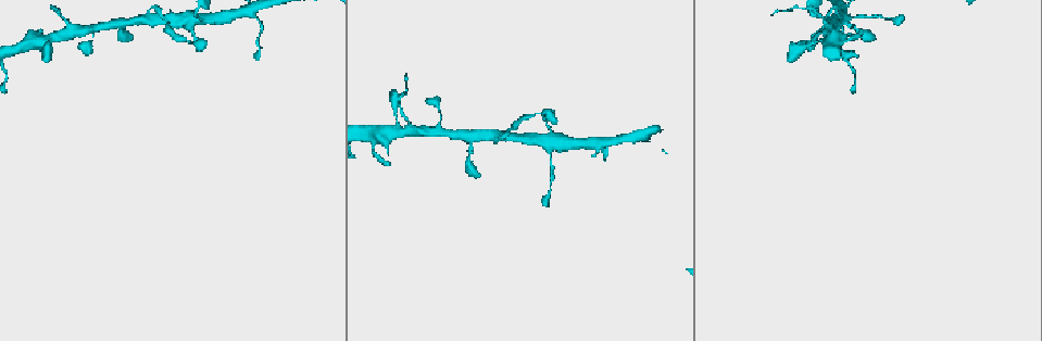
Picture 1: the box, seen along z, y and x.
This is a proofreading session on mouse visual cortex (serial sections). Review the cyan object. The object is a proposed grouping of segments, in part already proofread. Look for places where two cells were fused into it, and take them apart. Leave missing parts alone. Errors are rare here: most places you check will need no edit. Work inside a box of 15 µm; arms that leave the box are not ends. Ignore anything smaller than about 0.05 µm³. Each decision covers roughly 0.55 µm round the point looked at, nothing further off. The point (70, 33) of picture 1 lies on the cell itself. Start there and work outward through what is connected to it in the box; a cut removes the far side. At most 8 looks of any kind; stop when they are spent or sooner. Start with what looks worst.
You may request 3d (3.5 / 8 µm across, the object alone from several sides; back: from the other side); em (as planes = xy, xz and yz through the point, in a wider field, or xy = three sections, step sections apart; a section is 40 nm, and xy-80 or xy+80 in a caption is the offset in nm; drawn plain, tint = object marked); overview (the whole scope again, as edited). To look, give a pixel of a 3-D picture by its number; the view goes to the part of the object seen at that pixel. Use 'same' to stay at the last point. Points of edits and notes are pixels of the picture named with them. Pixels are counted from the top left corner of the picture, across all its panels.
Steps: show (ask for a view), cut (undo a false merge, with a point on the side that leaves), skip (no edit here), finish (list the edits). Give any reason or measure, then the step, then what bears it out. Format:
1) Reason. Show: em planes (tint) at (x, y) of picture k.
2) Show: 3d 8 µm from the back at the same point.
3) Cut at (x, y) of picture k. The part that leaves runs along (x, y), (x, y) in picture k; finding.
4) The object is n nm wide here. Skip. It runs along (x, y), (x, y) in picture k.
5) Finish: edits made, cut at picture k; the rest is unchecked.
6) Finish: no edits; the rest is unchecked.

A fork. Show: 3d 8 µm from the back at (147, 16) of picture 1.

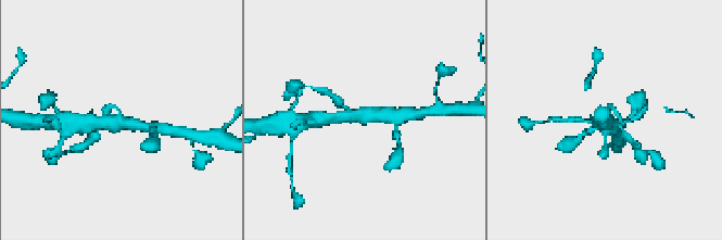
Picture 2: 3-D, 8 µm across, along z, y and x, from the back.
Show: em xy step 2 (tint) at (119, 123) of picture 2.

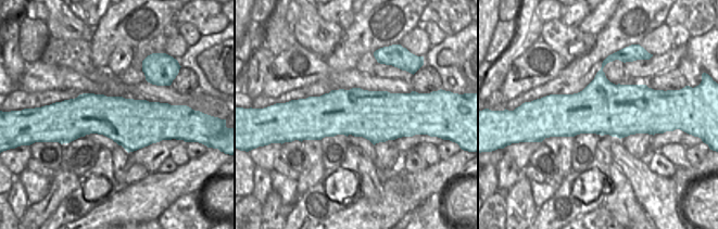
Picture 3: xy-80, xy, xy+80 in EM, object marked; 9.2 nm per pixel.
The arms are 200, 300, 400 nm wide. Skip. It runs along (150, 127), (119, 121), (86, 121) in picture 2; all the same cell.

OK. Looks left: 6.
Sudden change in width. Show: 3d 3.5 µm at (91, 41) of picture 1.

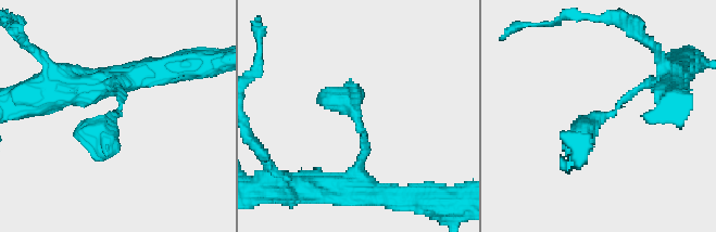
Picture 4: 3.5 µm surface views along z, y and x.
The arms are 200, 300 nm wide. Show: em xy step 5 (tint) at (616, 110) of picture 4.

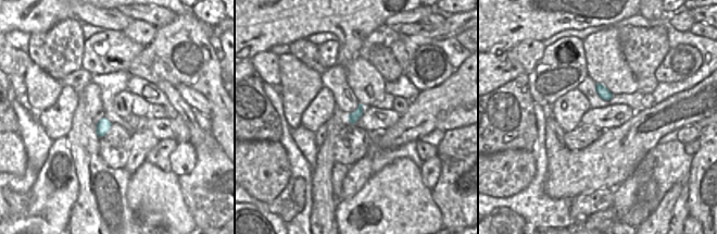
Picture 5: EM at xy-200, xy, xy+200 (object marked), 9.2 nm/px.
Show: em xy step 3 (tint) at the same point.

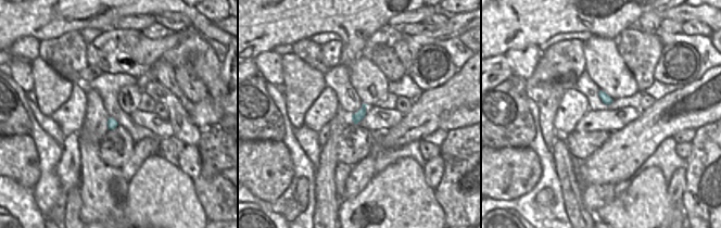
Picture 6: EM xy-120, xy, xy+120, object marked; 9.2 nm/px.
Skip. It runs along (344, 191), (365, 132), (338, 97) in picture 4; continuous, no second cell.

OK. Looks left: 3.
Thin arm on a thick one. Show: em xy step 3 (tint) at (547, 141) of picture 1.

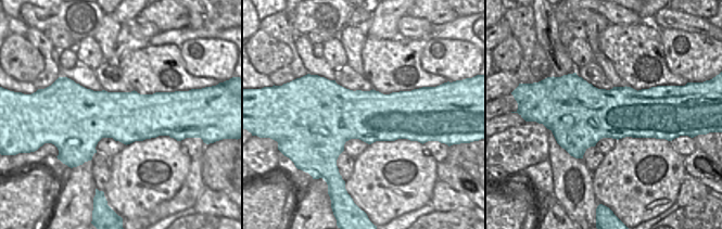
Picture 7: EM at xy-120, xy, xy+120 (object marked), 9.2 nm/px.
Show: 3d 3.5 µm at the same point.

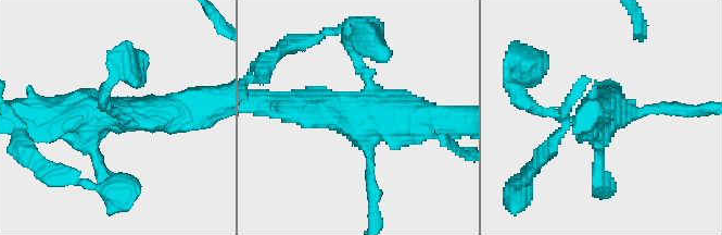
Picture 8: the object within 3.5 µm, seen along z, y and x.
The object is 500 nm wide here. Skip. It runs along (282, 107), (429, 121) in picture 8; one cell here.

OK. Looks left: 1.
Show: 3d 3.5 µm at (255, 17) of picture 1.

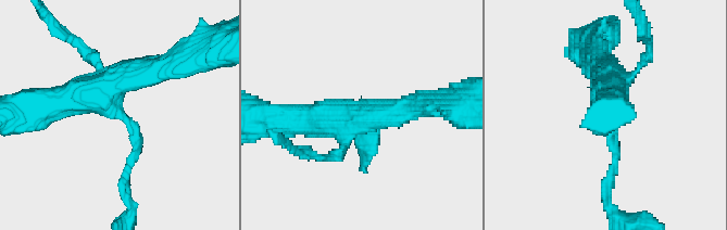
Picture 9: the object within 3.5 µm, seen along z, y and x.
Skip. Continuous, no second cell.

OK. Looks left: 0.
Finish: no edits; the rest is unchecked.

